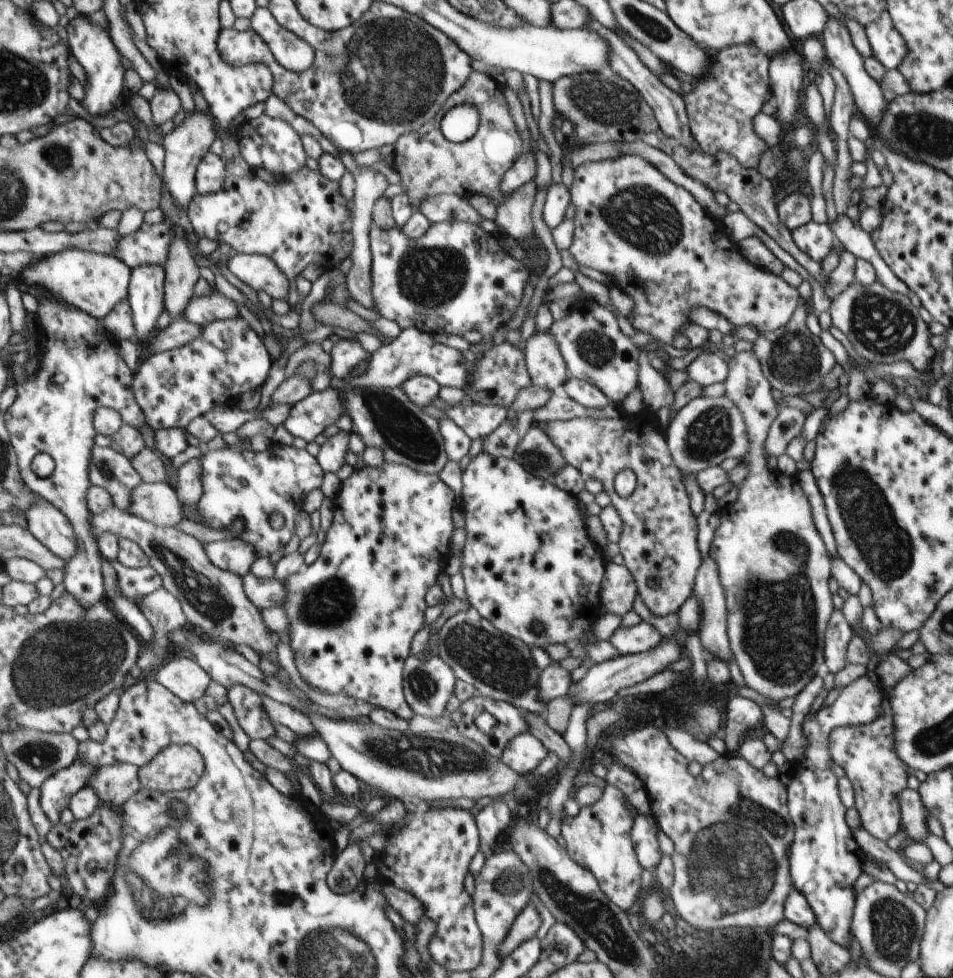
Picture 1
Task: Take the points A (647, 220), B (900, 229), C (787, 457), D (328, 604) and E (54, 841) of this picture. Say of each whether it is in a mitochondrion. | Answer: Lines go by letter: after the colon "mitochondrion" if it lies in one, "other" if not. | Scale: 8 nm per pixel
A: mitochondrion
B: other
C: other
D: mitochondrion
E: other

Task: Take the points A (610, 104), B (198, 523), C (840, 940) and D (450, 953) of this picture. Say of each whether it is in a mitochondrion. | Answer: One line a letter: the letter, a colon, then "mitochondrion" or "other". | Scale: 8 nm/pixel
A: mitochondrion
B: other
C: other
D: other

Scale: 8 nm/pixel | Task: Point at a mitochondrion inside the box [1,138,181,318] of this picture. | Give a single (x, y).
(57, 155)

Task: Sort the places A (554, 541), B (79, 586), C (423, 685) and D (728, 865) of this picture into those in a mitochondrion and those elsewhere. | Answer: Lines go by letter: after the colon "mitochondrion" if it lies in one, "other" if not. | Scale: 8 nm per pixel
A: other
B: other
C: mitochondrion
D: mitochondrion

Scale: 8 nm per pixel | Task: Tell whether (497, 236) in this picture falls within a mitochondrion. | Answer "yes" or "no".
no

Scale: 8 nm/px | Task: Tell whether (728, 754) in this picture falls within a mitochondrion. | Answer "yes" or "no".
no

